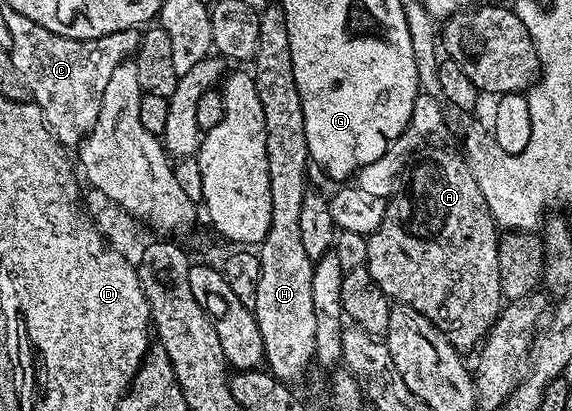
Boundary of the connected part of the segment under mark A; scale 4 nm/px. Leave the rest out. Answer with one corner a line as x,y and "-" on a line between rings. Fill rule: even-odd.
429,144
413,154
397,190
386,201
383,220
379,224
379,228
375,228
375,232
368,235
367,260
364,265
371,272
375,284
379,284
379,288
383,288
383,292
389,299
394,303
406,302
411,308
423,312
423,316
427,316
427,320
431,320
431,324
435,324
435,328
439,328
439,332
443,332
447,336
447,340
458,352
466,352
465,350
471,349
473,345
474,349
488,334
503,305
501,285
499,284
499,252
497,251
499,227
497,221
491,216
491,212
487,208
487,200
483,198
479,185
471,176
464,157
456,149
455,151
448,150
447,147
439,145
443,144

